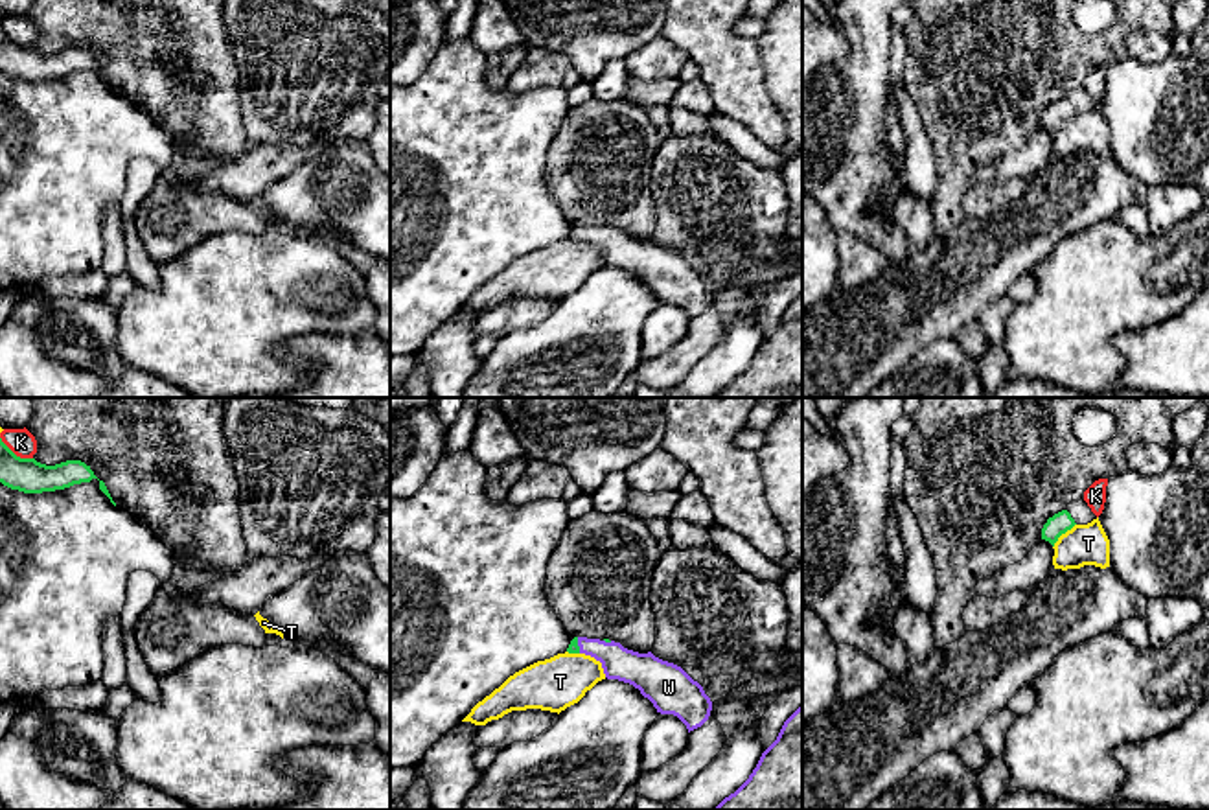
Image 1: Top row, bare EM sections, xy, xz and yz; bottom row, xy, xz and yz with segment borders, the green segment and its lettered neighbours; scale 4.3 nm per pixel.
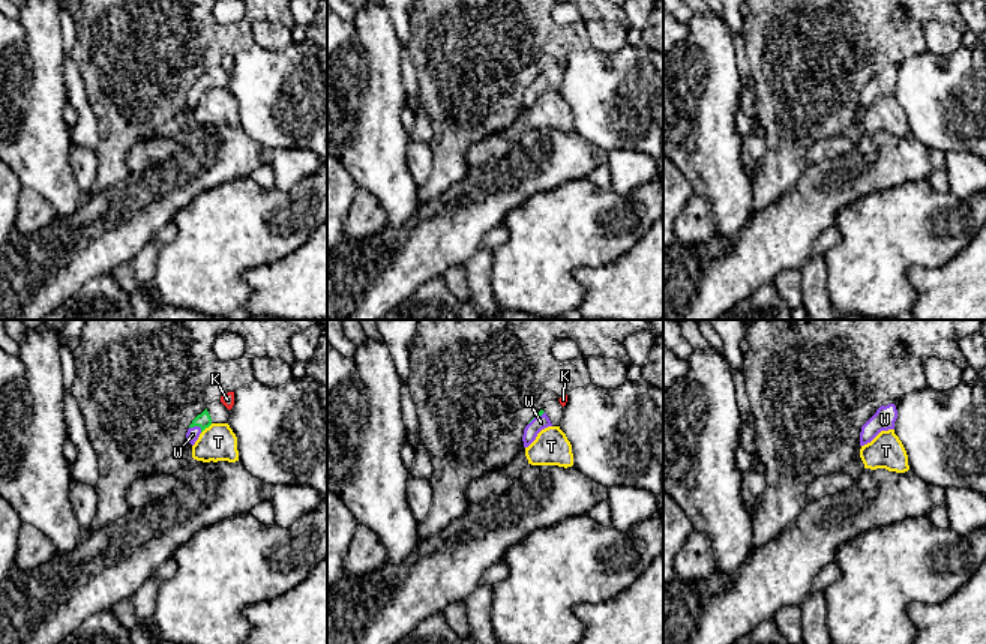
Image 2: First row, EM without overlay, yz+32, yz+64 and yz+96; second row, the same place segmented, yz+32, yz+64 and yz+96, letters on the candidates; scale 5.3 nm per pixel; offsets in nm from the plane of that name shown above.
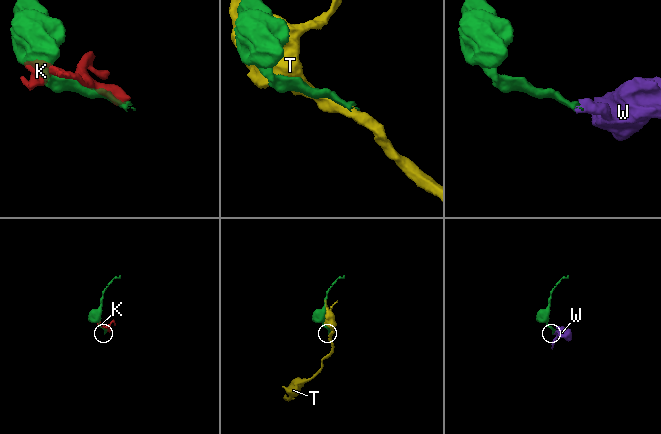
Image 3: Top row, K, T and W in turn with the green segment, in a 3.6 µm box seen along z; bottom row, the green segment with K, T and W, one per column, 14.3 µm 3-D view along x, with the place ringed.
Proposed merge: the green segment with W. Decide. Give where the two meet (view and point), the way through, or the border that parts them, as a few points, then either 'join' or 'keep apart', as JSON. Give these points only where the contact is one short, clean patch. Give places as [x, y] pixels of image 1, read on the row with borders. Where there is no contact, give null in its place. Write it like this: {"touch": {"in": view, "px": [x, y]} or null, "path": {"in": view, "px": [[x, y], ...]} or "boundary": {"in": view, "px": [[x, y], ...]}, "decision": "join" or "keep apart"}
{"touch": {"in": "xz", "px": [576, 645]}, "path": {"in": "xz", "px": [[573, 648], [576, 645], [606, 650], [619, 663]]}, "decision": "join"}

